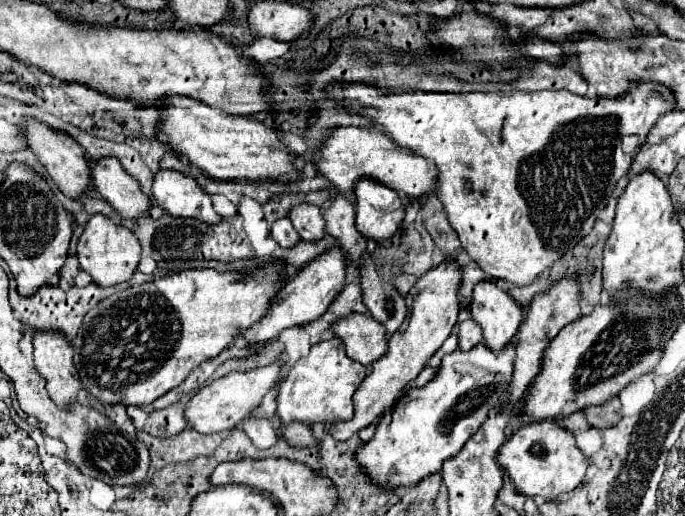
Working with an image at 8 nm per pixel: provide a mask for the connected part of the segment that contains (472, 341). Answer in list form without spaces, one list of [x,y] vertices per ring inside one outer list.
[[[473,318],[459,324],[459,350],[471,350],[483,342],[483,332]]]

